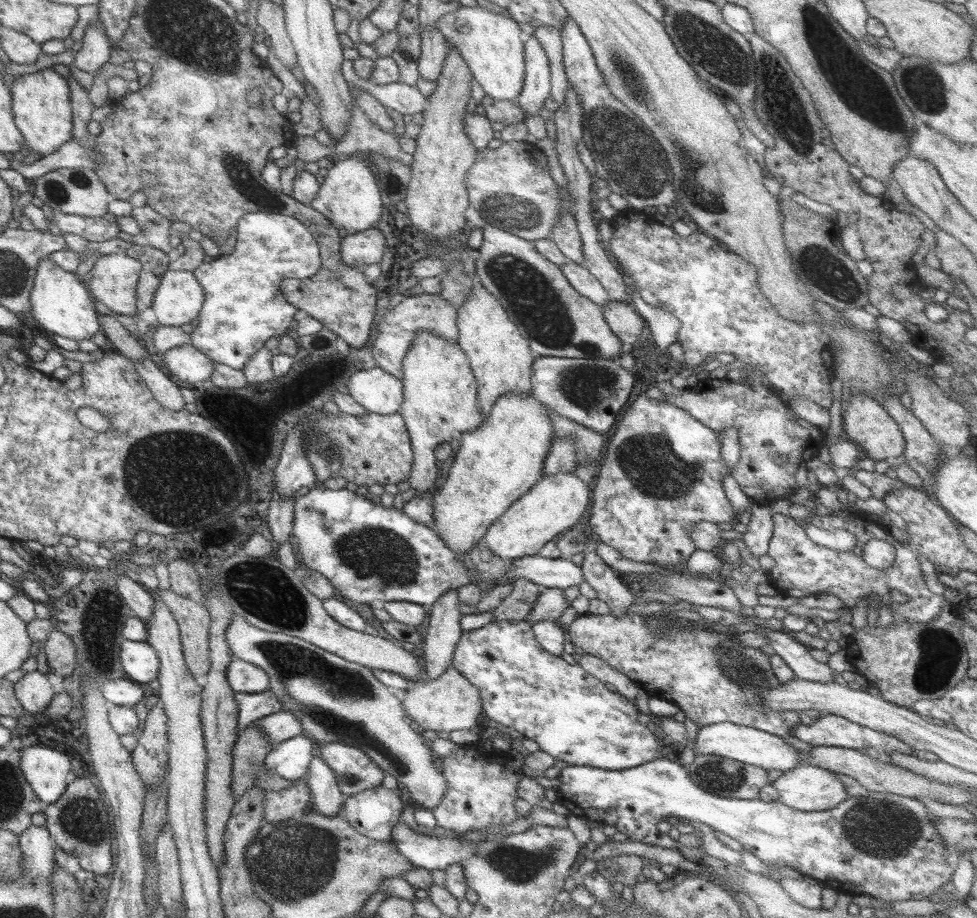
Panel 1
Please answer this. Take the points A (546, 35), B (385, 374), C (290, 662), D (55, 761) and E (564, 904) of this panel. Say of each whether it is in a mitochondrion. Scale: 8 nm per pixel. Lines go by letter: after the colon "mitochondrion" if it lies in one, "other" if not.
A: other
B: other
C: mitochondrion
D: other
E: other

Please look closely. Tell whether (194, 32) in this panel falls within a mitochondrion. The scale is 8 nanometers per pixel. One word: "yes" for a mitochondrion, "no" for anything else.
yes

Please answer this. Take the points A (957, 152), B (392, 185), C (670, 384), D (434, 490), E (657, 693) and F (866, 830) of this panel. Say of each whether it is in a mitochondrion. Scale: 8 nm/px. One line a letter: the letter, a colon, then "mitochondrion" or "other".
A: other
B: other
C: other
D: other
E: other
F: mitochondrion

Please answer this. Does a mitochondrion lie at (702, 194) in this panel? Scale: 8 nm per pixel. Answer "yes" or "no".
yes

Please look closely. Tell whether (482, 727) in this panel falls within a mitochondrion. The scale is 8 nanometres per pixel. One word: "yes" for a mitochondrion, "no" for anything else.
no

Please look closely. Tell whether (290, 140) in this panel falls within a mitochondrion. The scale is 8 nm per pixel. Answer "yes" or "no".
no

